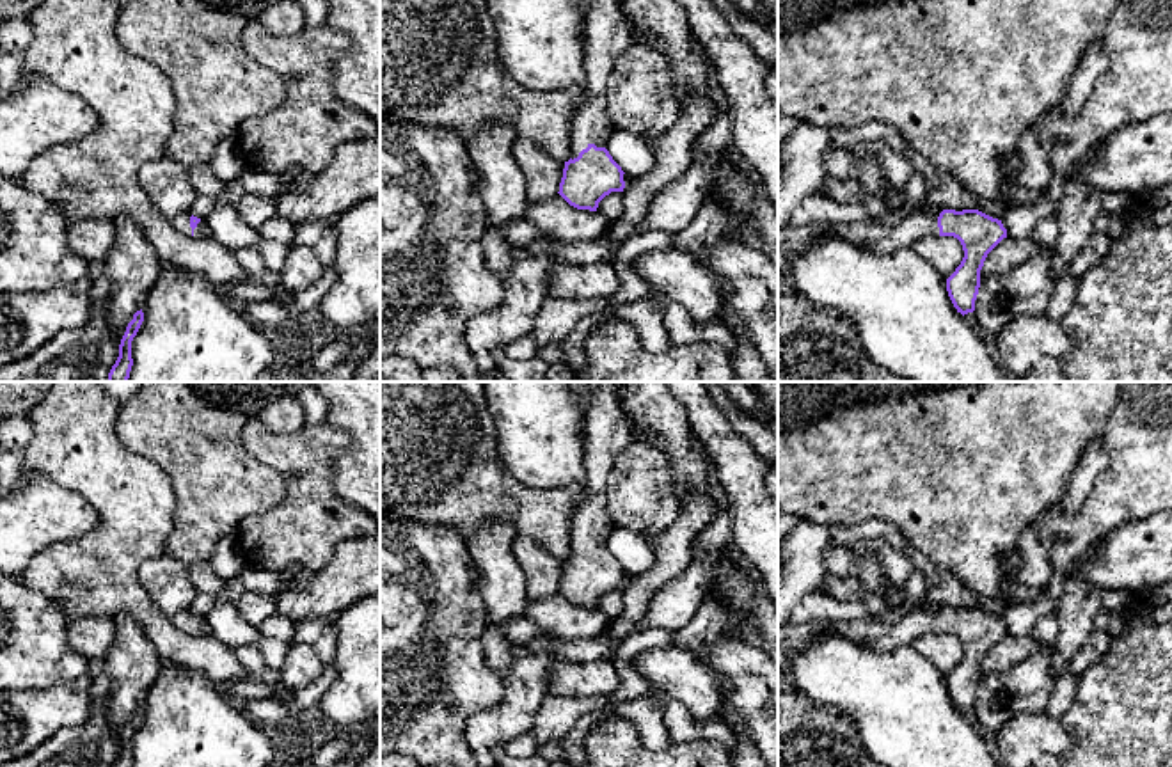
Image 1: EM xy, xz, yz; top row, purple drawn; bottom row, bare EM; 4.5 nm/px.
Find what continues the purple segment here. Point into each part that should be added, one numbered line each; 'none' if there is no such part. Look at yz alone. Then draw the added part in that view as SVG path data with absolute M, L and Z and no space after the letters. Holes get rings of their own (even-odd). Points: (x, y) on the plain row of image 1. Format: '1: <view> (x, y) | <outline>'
1: yz (883, 634) | M915 607L907 613L888 618L867 614L861 620L843 621L787 621L778 627L778 671L785 671L790 657L806 650L815 637L824 632L849 637L877 652L890 652L897 646L911 646L925 634L939 634L938 614L939 611Z

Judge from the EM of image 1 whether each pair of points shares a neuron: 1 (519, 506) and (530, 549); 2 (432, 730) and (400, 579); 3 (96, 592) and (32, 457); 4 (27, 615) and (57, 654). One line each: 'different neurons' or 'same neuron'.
1: different neurons
2: same neuron
3: same neuron
4: same neuron

